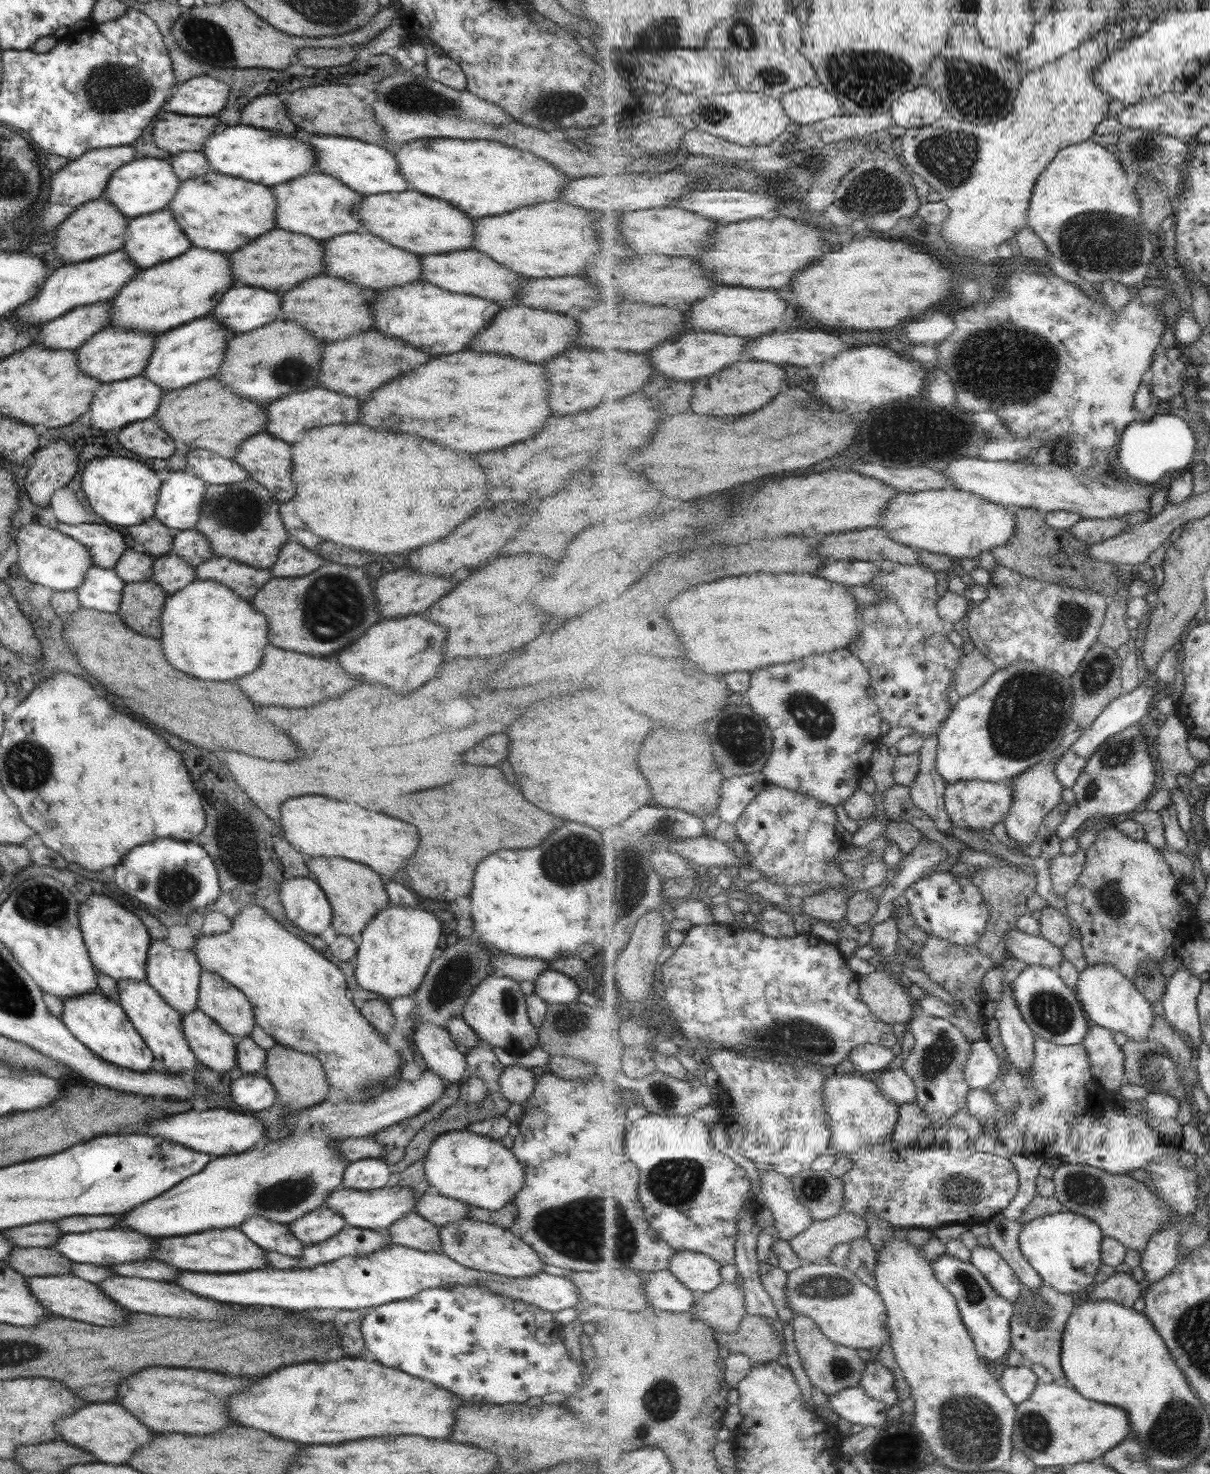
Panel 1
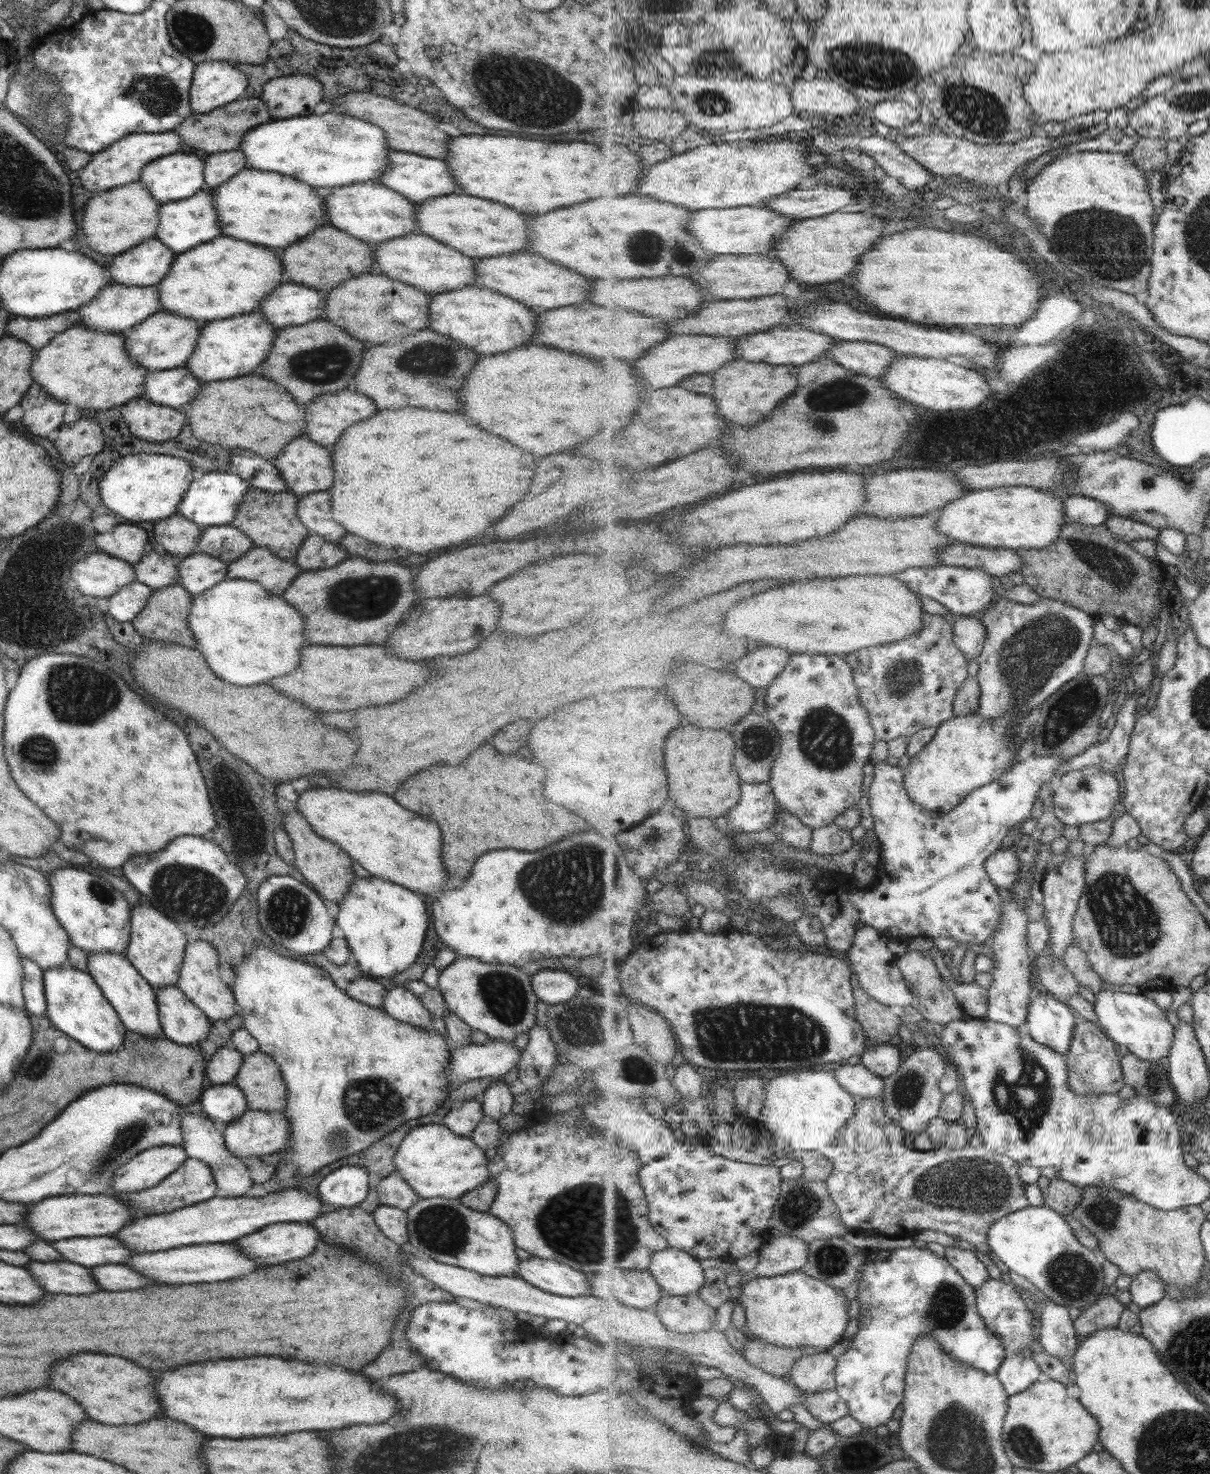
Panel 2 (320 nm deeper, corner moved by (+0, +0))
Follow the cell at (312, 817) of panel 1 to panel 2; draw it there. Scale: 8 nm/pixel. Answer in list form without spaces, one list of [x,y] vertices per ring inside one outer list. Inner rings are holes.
[[[317,788],[299,796],[297,810],[317,836],[340,846],[371,876],[427,896],[447,882],[449,874],[441,862],[441,832],[437,824],[401,808],[389,796],[379,792],[361,796],[339,788]]]

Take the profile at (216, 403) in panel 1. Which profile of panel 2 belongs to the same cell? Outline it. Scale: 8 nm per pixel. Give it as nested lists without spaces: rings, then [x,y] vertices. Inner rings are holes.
[[[259,376],[203,384],[189,406],[189,426],[195,438],[227,448],[247,448],[261,458],[277,458],[279,452],[305,428],[303,408],[293,402],[283,386]]]

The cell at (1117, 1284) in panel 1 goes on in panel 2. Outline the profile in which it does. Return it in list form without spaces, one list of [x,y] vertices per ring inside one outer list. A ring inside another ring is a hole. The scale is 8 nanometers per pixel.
[[[1112,1294],[1103,1297],[1095,1304],[1084,1309],[1074,1320],[1076,1334],[1081,1339],[1098,1330],[1117,1327],[1124,1310],[1129,1307],[1119,1302]]]

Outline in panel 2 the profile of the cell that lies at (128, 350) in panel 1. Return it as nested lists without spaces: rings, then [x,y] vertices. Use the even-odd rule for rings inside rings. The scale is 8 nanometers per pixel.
[[[160,310],[125,333],[124,347],[131,360],[148,372],[183,367],[195,350],[202,327],[203,322]]]

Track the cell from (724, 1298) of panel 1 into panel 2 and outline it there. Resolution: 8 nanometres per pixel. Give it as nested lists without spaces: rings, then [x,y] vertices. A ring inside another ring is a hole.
[[[665,1294],[653,1310],[669,1330],[679,1334],[713,1330],[713,1322],[717,1318],[717,1309],[699,1294]]]

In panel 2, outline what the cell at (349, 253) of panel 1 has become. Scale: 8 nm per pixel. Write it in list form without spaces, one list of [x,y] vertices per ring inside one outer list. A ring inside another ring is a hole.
[[[405,234],[399,238],[381,241],[381,244],[373,246],[373,256],[381,274],[399,280],[403,284],[411,284],[421,292],[429,294],[439,294],[469,286],[473,284],[475,278],[473,259],[459,254],[450,246],[443,246],[440,242],[419,234]]]

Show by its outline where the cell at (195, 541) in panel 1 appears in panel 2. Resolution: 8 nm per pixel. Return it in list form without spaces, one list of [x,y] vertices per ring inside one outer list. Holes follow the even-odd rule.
[[[229,524],[202,528],[195,551],[215,557],[228,565],[243,556],[252,546],[248,536]]]

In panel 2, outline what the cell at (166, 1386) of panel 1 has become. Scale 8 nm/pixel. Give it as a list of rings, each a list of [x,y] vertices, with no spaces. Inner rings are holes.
[[[79,1352],[59,1360],[48,1376],[48,1388],[63,1393],[74,1400],[85,1416],[101,1424],[137,1424],[155,1418],[157,1404],[151,1392],[153,1376],[117,1356],[101,1356],[93,1352]]]

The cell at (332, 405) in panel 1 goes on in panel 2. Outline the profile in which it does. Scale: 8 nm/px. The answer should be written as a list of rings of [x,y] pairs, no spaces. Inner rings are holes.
[[[340,390],[315,398],[309,404],[309,412],[311,420],[305,426],[307,438],[329,449],[347,426],[373,416],[377,410],[369,398],[358,392]]]

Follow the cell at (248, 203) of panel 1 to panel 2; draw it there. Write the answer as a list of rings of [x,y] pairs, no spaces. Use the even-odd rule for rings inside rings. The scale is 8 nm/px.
[[[245,167],[223,184],[211,189],[209,194],[222,228],[223,236],[247,240],[251,244],[269,248],[287,248],[315,228],[321,228],[321,210],[328,188],[313,188],[300,180]]]

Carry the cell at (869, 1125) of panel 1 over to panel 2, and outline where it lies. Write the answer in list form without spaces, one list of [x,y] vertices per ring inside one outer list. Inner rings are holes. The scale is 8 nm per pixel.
[[[791,1072],[773,1078],[765,1086],[767,1102],[759,1118],[761,1126],[781,1140],[781,1153],[795,1158],[797,1152],[819,1152],[835,1143],[847,1122],[857,1112],[858,1100],[837,1081],[831,1072]]]

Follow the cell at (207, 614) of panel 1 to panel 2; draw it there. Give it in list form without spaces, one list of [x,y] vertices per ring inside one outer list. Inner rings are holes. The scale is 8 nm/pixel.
[[[226,578],[218,582],[191,598],[191,609],[187,616],[189,630],[211,672],[229,684],[253,686],[257,682],[267,682],[277,676],[285,676],[299,664],[299,652],[303,648],[303,616],[281,596],[272,595],[255,581]]]

